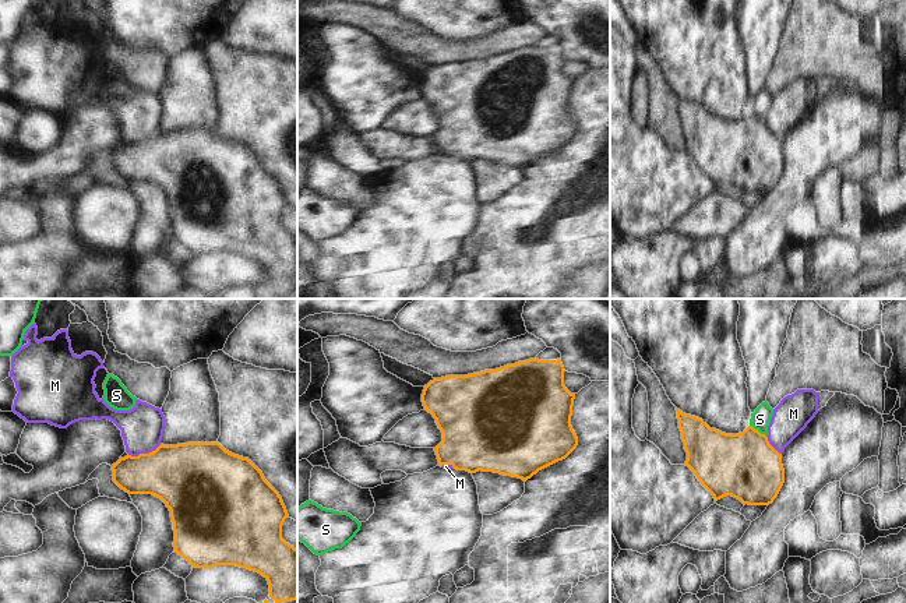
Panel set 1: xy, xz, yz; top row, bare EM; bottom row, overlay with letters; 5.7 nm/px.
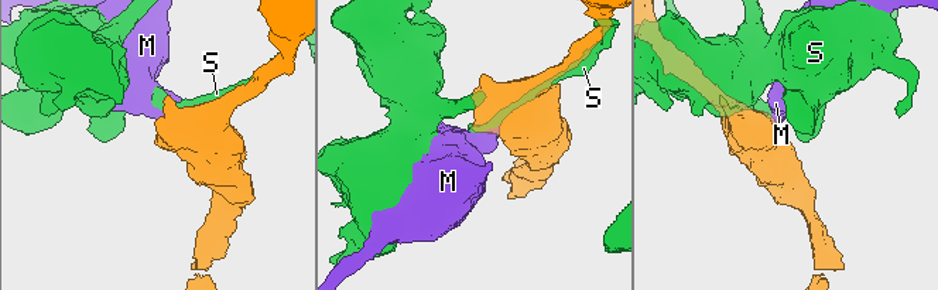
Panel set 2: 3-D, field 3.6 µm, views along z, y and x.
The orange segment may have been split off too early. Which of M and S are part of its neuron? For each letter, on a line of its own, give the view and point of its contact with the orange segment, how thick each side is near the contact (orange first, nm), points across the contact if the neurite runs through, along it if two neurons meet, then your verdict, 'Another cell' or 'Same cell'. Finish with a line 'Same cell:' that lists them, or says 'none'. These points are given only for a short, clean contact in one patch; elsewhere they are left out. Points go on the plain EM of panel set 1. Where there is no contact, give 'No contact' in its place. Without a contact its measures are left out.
M: Touches orange at xy (144, 141). Thickness 360 nm (orange) against 240 nm. Boundary: xy (161, 131), (148, 140), (129, 143). Another cell
S: Touches orange at yz (757, 117). Thickness 380 nm (orange) against 110 nm. Another cell
Same cell: none

